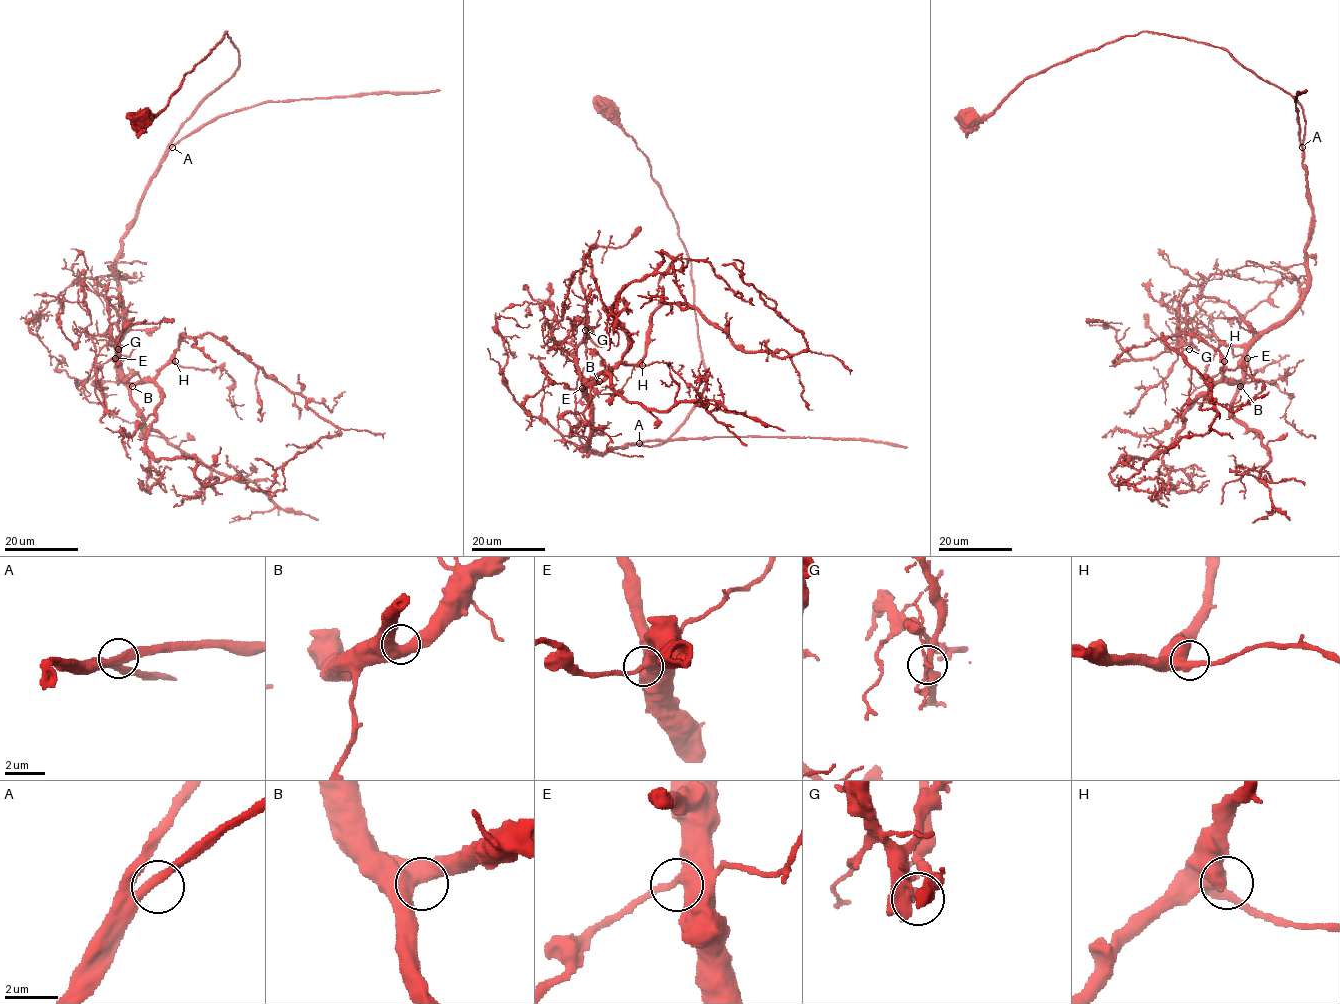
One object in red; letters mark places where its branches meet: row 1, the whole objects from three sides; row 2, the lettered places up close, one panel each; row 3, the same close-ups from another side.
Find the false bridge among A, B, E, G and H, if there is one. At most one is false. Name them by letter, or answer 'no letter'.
G

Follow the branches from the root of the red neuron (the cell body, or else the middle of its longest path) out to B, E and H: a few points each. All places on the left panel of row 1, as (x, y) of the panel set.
B: (143, 119), (165, 107), (226, 31), (238, 67), (173, 139), (121, 240), (119, 366), (132, 386)
E: (143, 119), (165, 107), (226, 31), (238, 67), (173, 139), (121, 240), (116, 276), (126, 333), (115, 358)
H: (143, 119), (165, 107), (226, 31), (238, 67), (173, 139), (116, 260), (123, 378), (144, 382), (175, 361)

